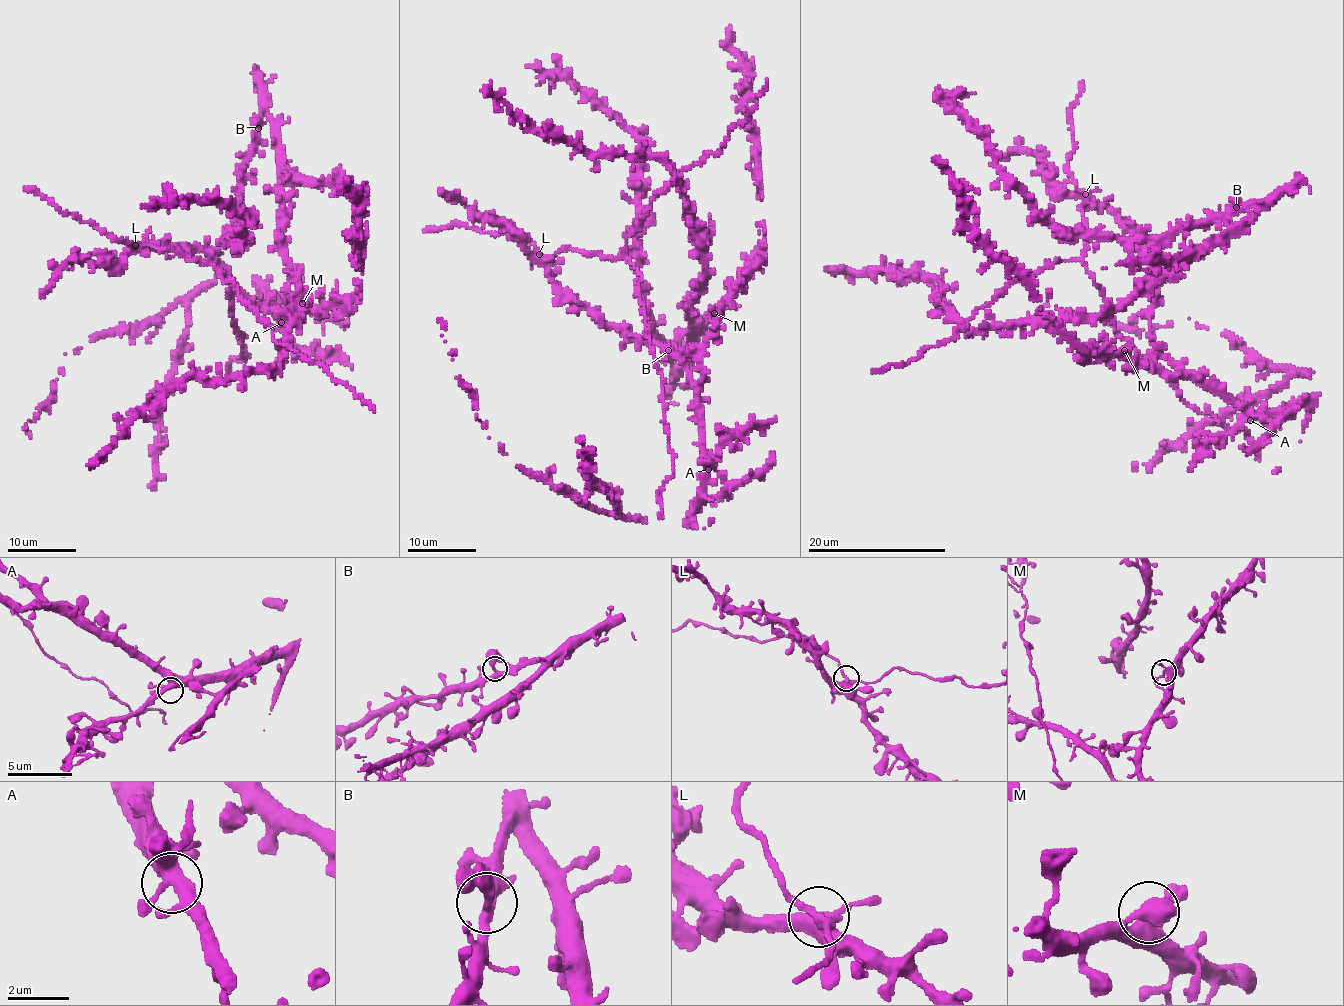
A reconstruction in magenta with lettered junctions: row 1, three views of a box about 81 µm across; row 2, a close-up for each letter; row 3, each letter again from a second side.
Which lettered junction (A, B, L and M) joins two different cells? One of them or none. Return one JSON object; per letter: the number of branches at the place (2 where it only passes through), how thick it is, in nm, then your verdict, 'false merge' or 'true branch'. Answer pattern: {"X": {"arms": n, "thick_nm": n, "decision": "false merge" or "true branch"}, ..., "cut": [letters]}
{"A": {"arms": 3, "thick_nm": 400, "decision": "true branch"}, "B": {"arms": 3, "thick_nm": 300, "decision": "true branch"}, "L": {"arms": 3, "thick_nm": 320, "decision": "true branch"}, "M": {"arms": 3, "thick_nm": 300, "decision": "true branch"}, "cut": []}

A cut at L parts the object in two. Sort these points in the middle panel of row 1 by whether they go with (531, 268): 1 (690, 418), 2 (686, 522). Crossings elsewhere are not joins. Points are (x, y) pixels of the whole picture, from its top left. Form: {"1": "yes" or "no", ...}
{"1": "yes", "2": "yes"}

